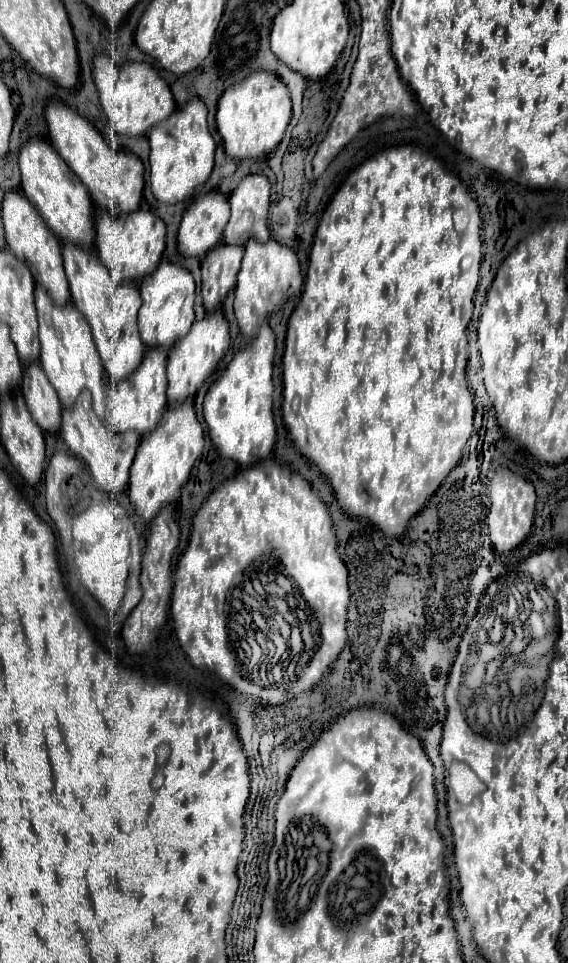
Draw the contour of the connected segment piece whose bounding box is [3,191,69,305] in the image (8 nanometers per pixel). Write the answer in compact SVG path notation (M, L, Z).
M7 191L3 197L3 225L5 225L5 239L9 251L27 263L33 273L37 285L43 285L51 291L51 297L63 305L69 301L69 283L65 281L65 269L61 261L61 245L59 237L53 237L49 229L45 229L45 221L41 221L41 213L29 205L29 199L19 191Z

